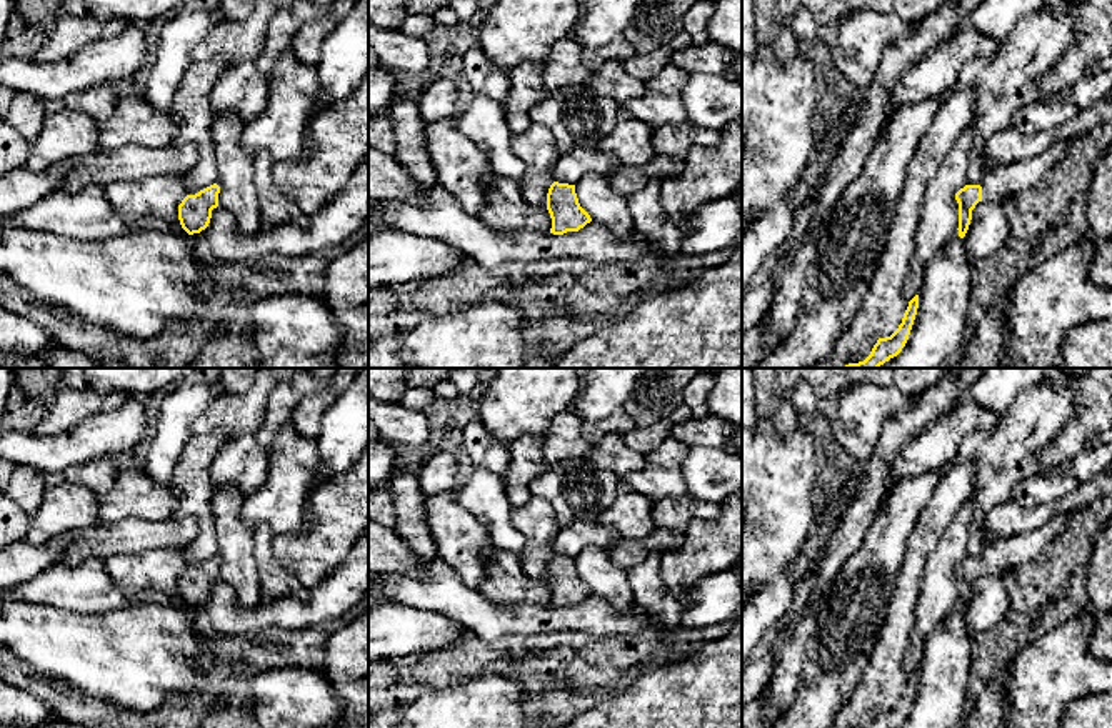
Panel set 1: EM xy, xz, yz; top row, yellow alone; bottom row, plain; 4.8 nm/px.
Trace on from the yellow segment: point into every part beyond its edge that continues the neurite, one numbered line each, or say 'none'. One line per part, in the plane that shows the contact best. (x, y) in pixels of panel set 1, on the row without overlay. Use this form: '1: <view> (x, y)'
1: yz (999, 557)

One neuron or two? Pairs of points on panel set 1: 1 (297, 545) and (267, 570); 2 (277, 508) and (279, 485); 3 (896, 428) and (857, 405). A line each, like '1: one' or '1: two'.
1: two
2: one
3: two

